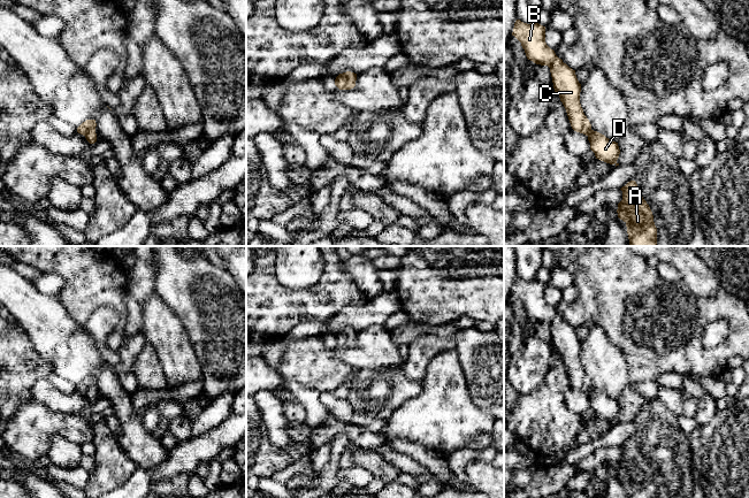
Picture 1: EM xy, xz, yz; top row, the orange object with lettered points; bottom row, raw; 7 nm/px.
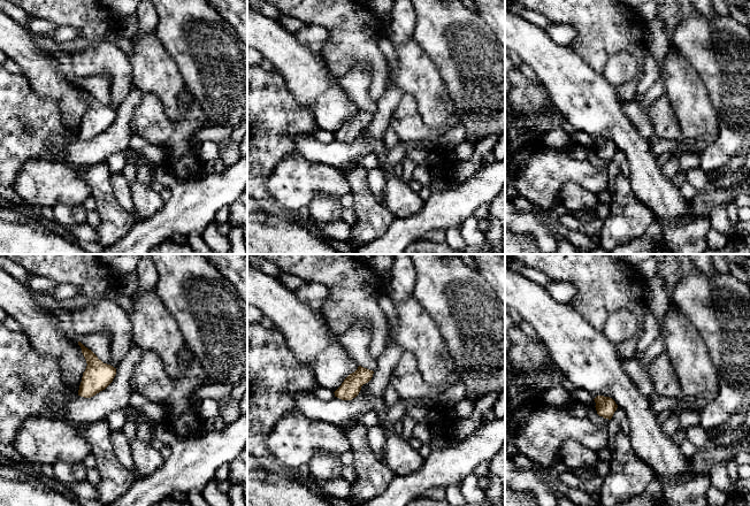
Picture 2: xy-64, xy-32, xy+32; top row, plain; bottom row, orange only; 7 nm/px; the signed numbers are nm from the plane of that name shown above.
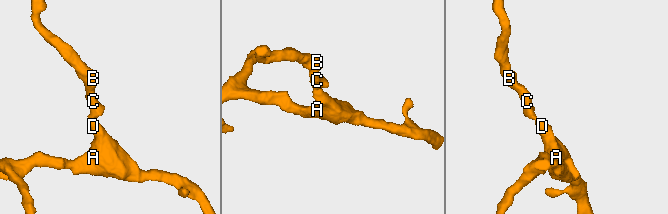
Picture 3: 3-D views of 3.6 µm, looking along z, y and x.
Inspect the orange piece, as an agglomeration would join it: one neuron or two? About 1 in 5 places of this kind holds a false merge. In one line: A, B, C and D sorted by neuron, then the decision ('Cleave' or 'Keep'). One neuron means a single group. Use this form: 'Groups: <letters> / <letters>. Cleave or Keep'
Groups: A B C D. Keep

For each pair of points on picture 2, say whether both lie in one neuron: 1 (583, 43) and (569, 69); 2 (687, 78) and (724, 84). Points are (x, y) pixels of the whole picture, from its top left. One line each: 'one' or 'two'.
1: two
2: two

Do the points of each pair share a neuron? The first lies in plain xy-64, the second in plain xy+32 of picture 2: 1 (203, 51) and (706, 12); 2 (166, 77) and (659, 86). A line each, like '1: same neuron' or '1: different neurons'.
1: different neurons
2: different neurons

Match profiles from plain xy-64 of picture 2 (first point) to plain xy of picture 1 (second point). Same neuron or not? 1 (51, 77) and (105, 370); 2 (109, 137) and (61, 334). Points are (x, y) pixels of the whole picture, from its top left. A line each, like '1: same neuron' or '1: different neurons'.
1: same neuron
2: different neurons

